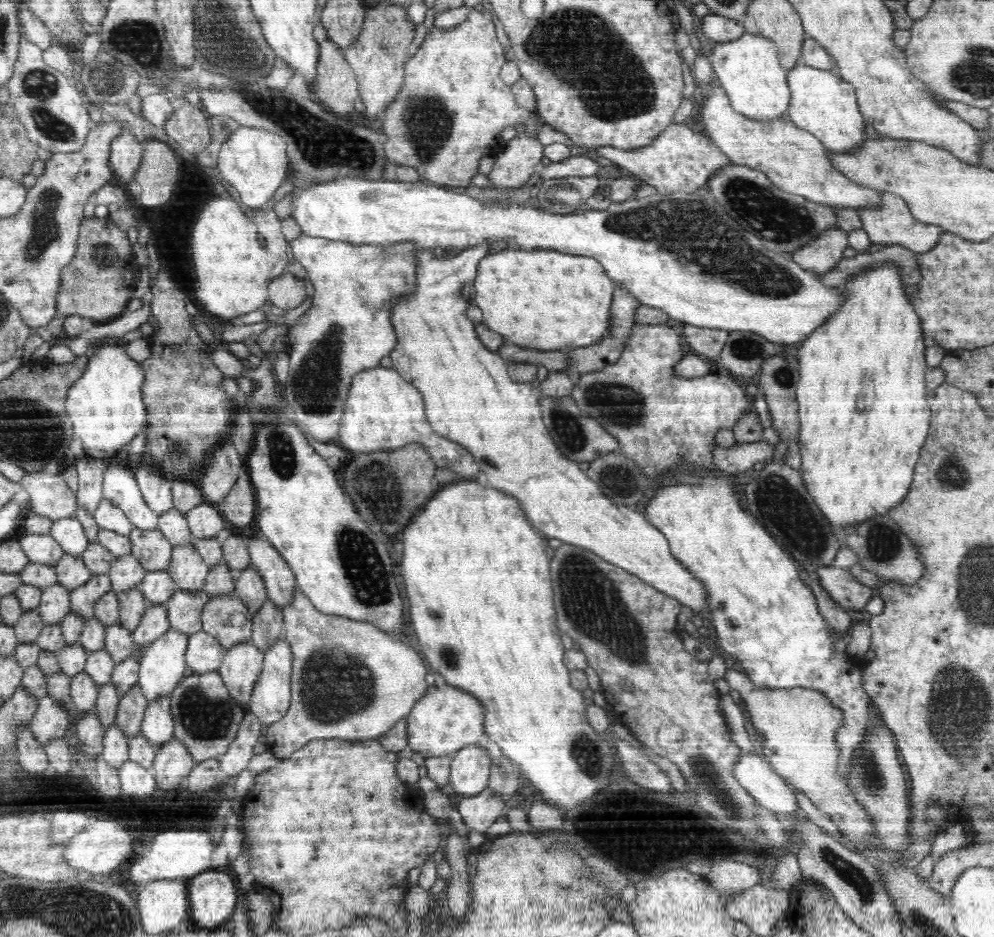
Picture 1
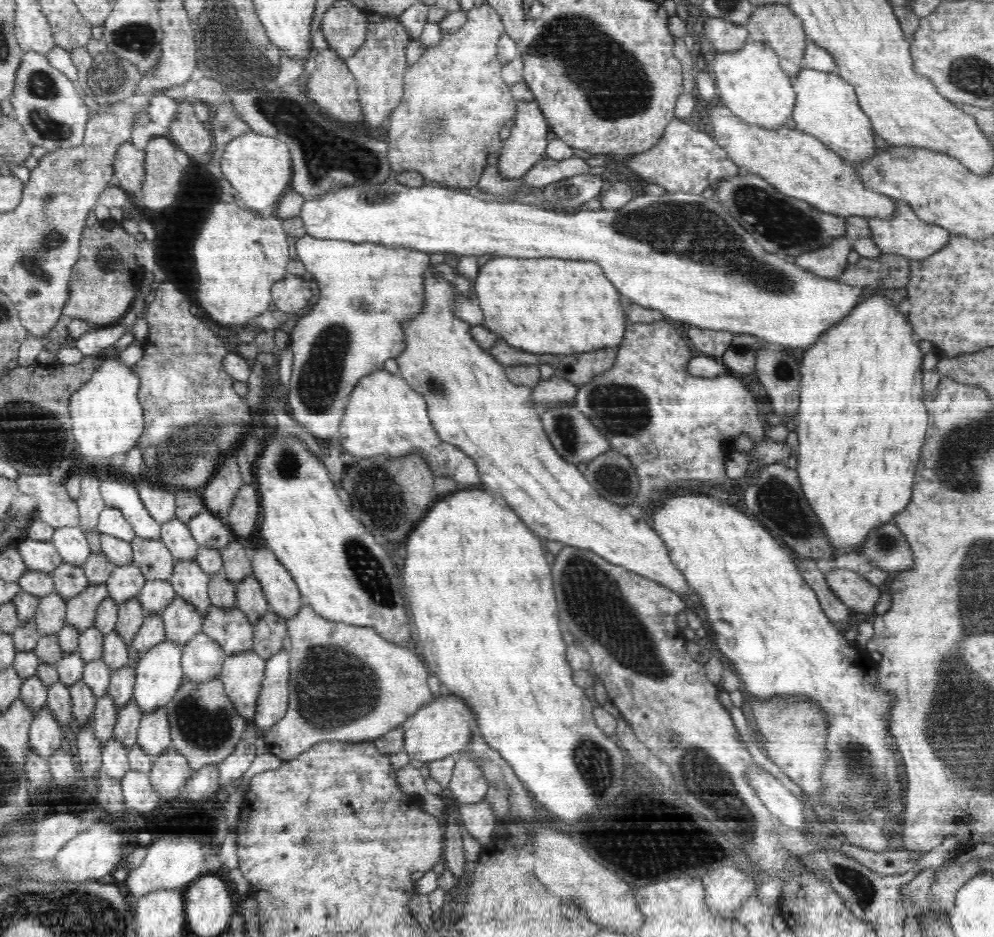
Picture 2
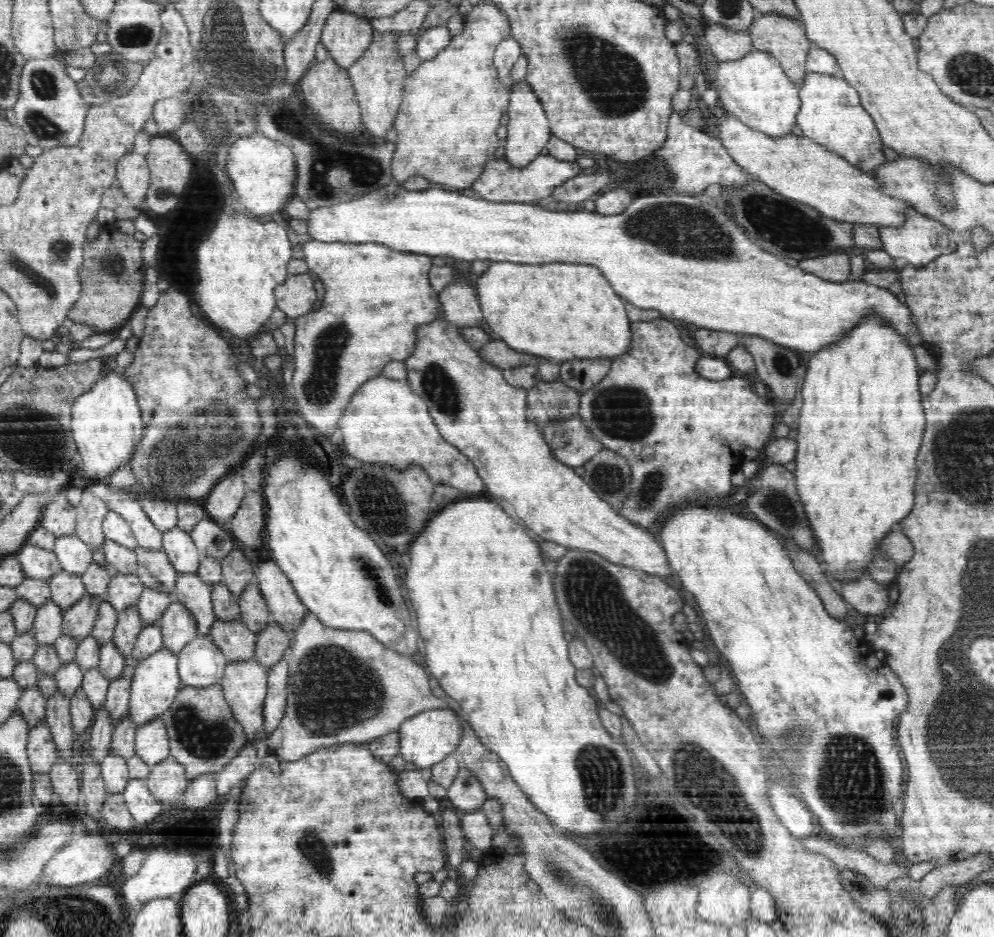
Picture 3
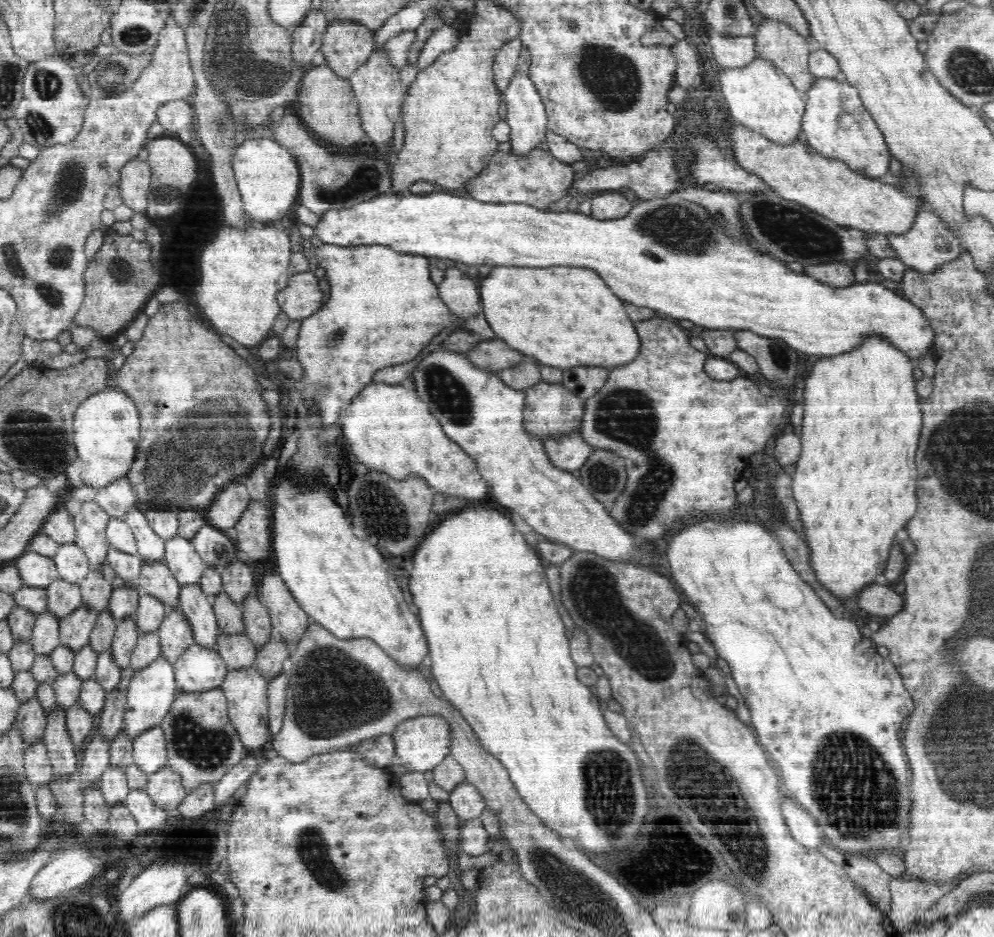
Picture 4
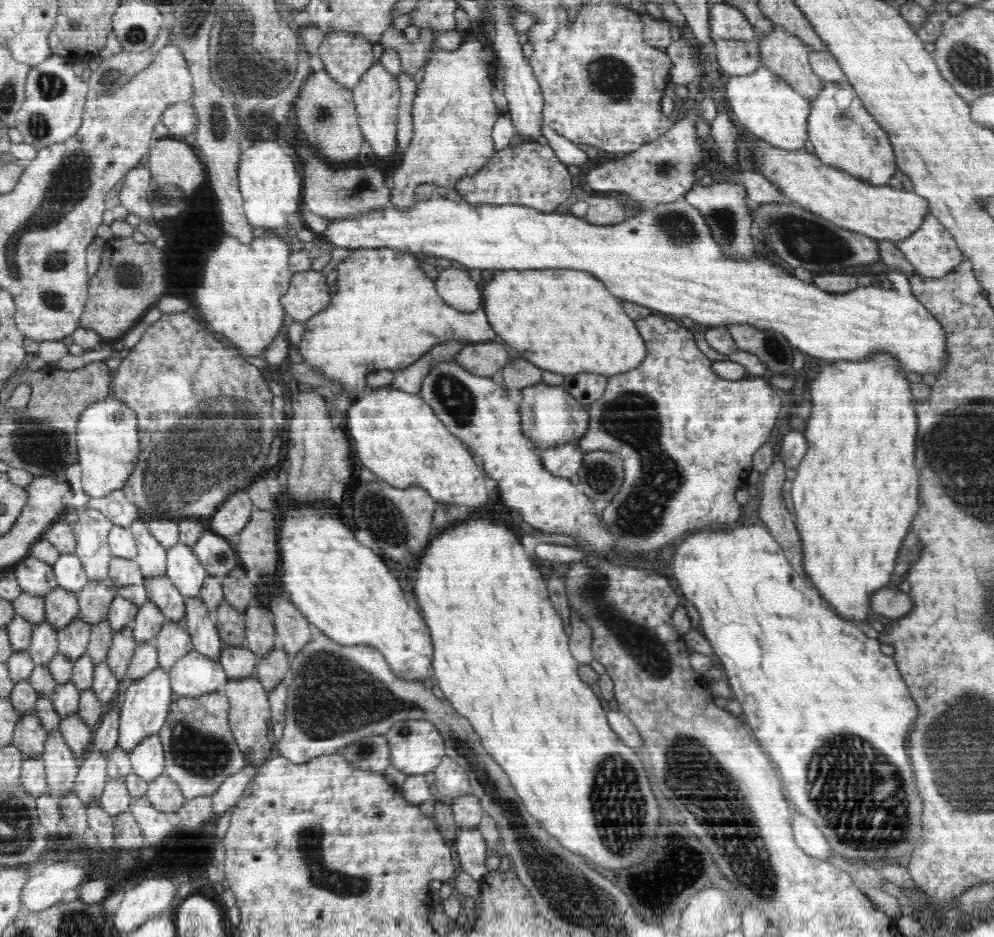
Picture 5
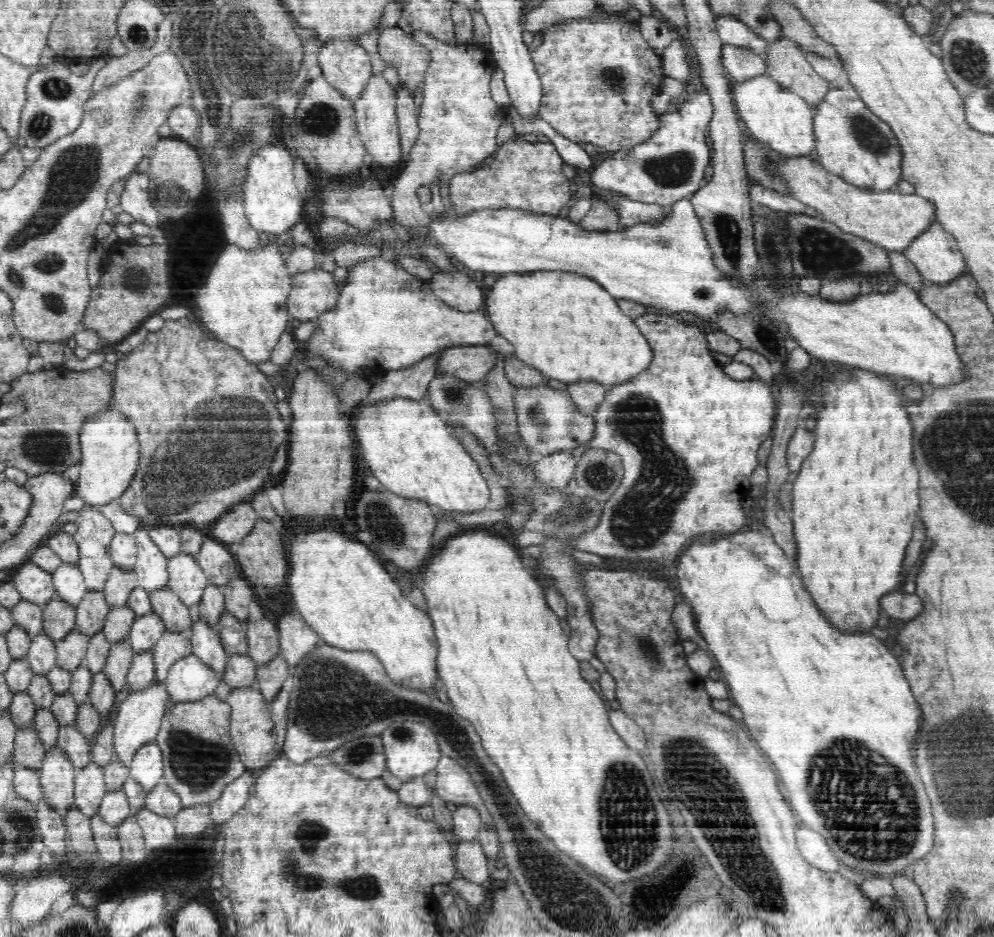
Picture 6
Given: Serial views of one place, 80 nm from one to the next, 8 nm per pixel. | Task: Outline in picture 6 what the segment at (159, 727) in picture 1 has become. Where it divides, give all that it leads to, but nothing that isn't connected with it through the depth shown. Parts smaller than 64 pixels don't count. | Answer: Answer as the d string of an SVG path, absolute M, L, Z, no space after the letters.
M151 740L148 744L141 746L128 770L130 777L136 779L146 792L158 783L162 783L163 756L158 743Z

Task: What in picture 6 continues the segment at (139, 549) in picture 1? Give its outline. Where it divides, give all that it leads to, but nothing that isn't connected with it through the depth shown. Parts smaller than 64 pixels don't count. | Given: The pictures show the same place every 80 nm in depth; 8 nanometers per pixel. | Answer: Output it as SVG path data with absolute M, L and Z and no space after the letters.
M168 587L150 596L152 610L162 619L163 626L170 634L182 634L189 638L193 621L190 610Z

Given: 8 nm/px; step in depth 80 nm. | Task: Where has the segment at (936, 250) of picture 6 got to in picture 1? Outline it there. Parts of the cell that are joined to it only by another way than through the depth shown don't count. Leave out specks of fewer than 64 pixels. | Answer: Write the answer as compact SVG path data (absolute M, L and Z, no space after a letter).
M880 191L879 195L882 199L880 207L862 207L857 211L862 229L866 231L872 243L886 244L886 246L899 245L914 254L925 253L937 244L945 232L942 227L916 220L901 196L884 191Z

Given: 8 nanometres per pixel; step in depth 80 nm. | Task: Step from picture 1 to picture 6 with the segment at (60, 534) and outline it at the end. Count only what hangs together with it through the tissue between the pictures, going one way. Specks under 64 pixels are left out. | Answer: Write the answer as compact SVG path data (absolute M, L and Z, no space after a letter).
M64 563L60 564L58 570L53 572L53 581L57 597L73 608L76 608L80 604L80 600L86 596L84 575L78 565L70 567Z

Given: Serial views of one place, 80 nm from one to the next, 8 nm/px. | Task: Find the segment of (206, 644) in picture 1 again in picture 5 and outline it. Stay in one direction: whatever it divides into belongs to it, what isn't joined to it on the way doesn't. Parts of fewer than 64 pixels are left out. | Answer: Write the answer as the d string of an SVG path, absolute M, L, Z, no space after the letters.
M192 649L170 668L170 688L180 697L197 697L220 691L227 678L220 662Z

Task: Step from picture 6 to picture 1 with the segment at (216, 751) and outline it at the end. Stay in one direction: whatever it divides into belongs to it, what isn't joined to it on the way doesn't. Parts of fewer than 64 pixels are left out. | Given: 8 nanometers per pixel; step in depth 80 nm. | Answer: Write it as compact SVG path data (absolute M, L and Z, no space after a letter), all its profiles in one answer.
M214 671L182 679L170 694L170 714L174 719L174 739L186 747L195 763L202 763L225 754L237 737L245 712L230 696L219 672Z

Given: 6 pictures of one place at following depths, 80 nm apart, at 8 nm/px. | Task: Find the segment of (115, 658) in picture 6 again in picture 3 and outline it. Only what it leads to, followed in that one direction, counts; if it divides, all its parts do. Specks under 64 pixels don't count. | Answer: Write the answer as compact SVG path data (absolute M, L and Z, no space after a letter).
M137 606L118 611L117 625L112 639L114 639L114 643L122 655L126 657L132 655L136 639L144 625Z

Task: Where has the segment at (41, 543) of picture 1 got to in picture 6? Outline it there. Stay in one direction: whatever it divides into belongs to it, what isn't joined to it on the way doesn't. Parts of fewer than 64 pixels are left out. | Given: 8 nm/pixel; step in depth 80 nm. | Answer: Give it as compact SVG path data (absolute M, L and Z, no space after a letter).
M30 560L25 562L12 579L23 600L45 607L57 597L53 574L40 569Z

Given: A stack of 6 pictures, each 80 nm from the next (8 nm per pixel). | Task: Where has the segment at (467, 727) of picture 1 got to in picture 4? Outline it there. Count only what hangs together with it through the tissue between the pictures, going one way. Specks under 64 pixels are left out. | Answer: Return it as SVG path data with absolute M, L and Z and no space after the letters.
M419 716L402 721L391 733L391 738L394 739L395 760L406 766L408 771L424 773L426 770L433 770L450 755L449 737L450 727L439 716Z

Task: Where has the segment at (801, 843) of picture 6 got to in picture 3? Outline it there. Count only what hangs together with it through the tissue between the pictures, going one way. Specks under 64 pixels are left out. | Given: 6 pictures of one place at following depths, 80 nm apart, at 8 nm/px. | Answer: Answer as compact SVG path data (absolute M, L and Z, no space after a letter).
M774 779L769 782L768 794L775 815L796 838L814 837L814 816L810 814L806 804L802 804L802 800L792 796L786 788L778 786Z

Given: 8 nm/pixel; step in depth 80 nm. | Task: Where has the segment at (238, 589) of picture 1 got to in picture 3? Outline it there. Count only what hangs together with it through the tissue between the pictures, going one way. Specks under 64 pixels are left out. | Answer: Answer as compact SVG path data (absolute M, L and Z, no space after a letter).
M255 582L248 586L236 600L240 606L241 619L248 630L258 634L273 621L259 586Z

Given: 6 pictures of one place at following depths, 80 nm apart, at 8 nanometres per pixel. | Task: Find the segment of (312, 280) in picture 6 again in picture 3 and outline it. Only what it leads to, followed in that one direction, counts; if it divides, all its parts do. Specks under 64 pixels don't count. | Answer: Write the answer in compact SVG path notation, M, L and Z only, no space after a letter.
M308 273L290 275L275 291L277 308L285 312L289 319L296 319L312 310L316 302L314 281Z

